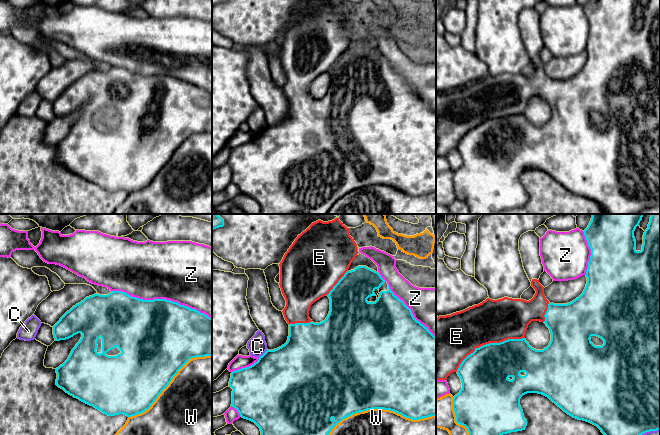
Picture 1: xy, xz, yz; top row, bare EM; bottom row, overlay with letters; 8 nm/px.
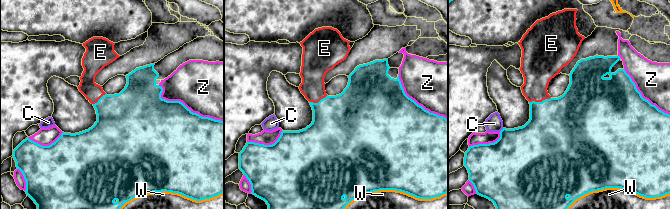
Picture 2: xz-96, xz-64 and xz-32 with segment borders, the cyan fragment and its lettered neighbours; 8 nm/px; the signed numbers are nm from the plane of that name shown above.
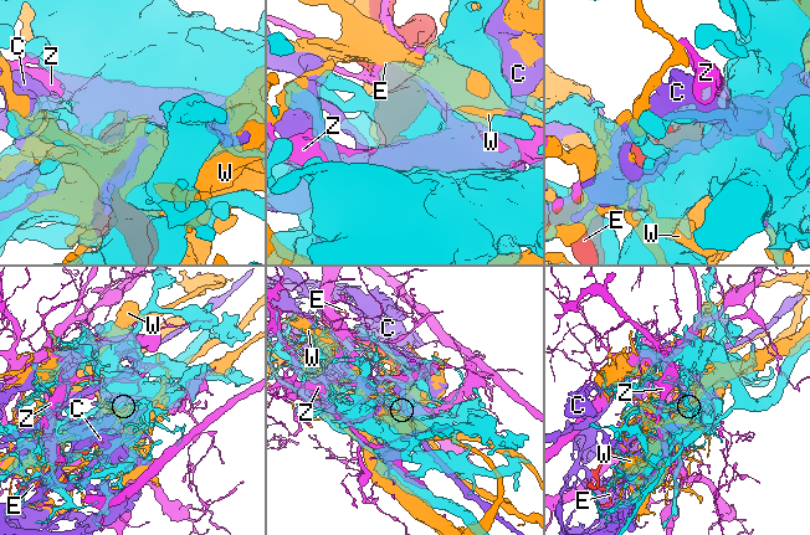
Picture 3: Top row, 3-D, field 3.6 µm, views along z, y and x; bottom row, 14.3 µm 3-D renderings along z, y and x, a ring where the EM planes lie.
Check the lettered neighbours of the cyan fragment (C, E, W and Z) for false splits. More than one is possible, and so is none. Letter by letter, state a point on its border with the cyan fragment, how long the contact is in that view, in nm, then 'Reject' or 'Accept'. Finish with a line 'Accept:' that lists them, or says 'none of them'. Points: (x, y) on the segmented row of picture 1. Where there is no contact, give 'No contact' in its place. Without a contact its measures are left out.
C: Touches cyan at xz (264, 353). Shared border 100 nm. Reject
E: Touches cyan at yz (489, 343). Shared border 600 nm. Accept
W: Touches cyan at xz (381, 408). Shared border 850 nm. Reject
Z: Touches cyan at xy (161, 299). Shared border 850 nm. Reject
Accept: E

